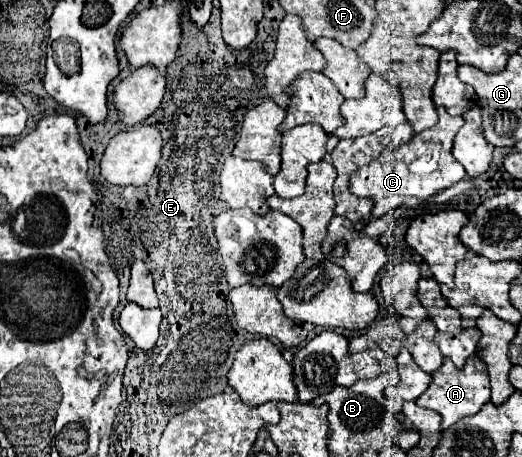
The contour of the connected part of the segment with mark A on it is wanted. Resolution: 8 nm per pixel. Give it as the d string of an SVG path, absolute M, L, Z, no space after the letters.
M470 356L462 368L456 368L450 358L444 358L444 364L432 374L432 378L434 380L426 388L426 392L416 400L416 404L442 414L442 430L450 428L464 416L476 414L482 404L490 400L490 376L486 370L486 362L482 362L482 358L478 356Z

